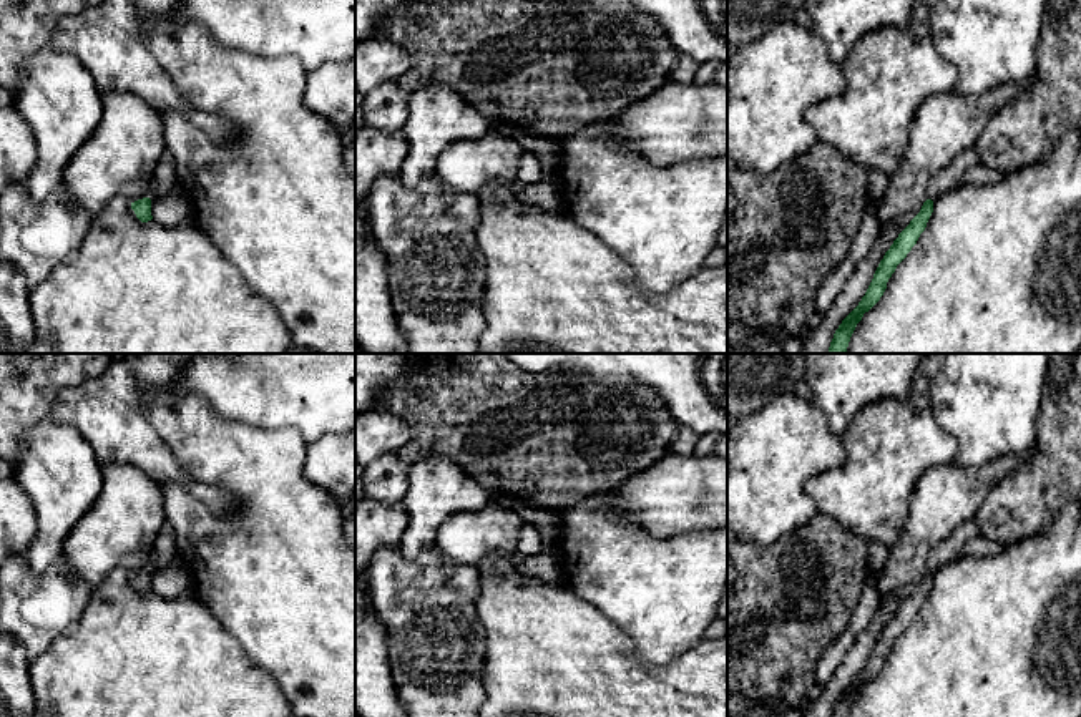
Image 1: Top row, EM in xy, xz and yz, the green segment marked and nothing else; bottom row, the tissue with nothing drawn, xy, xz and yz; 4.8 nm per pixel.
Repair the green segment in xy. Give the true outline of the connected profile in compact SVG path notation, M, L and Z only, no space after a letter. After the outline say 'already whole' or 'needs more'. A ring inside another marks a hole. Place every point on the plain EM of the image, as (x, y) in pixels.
M153 548L148 554L125 554L120 561L120 566L131 574L133 588L141 594L153 591L151 588L151 563L153 563Z | needs more

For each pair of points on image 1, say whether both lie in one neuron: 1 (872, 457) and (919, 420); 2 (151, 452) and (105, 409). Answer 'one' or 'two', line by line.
1: one
2: one

